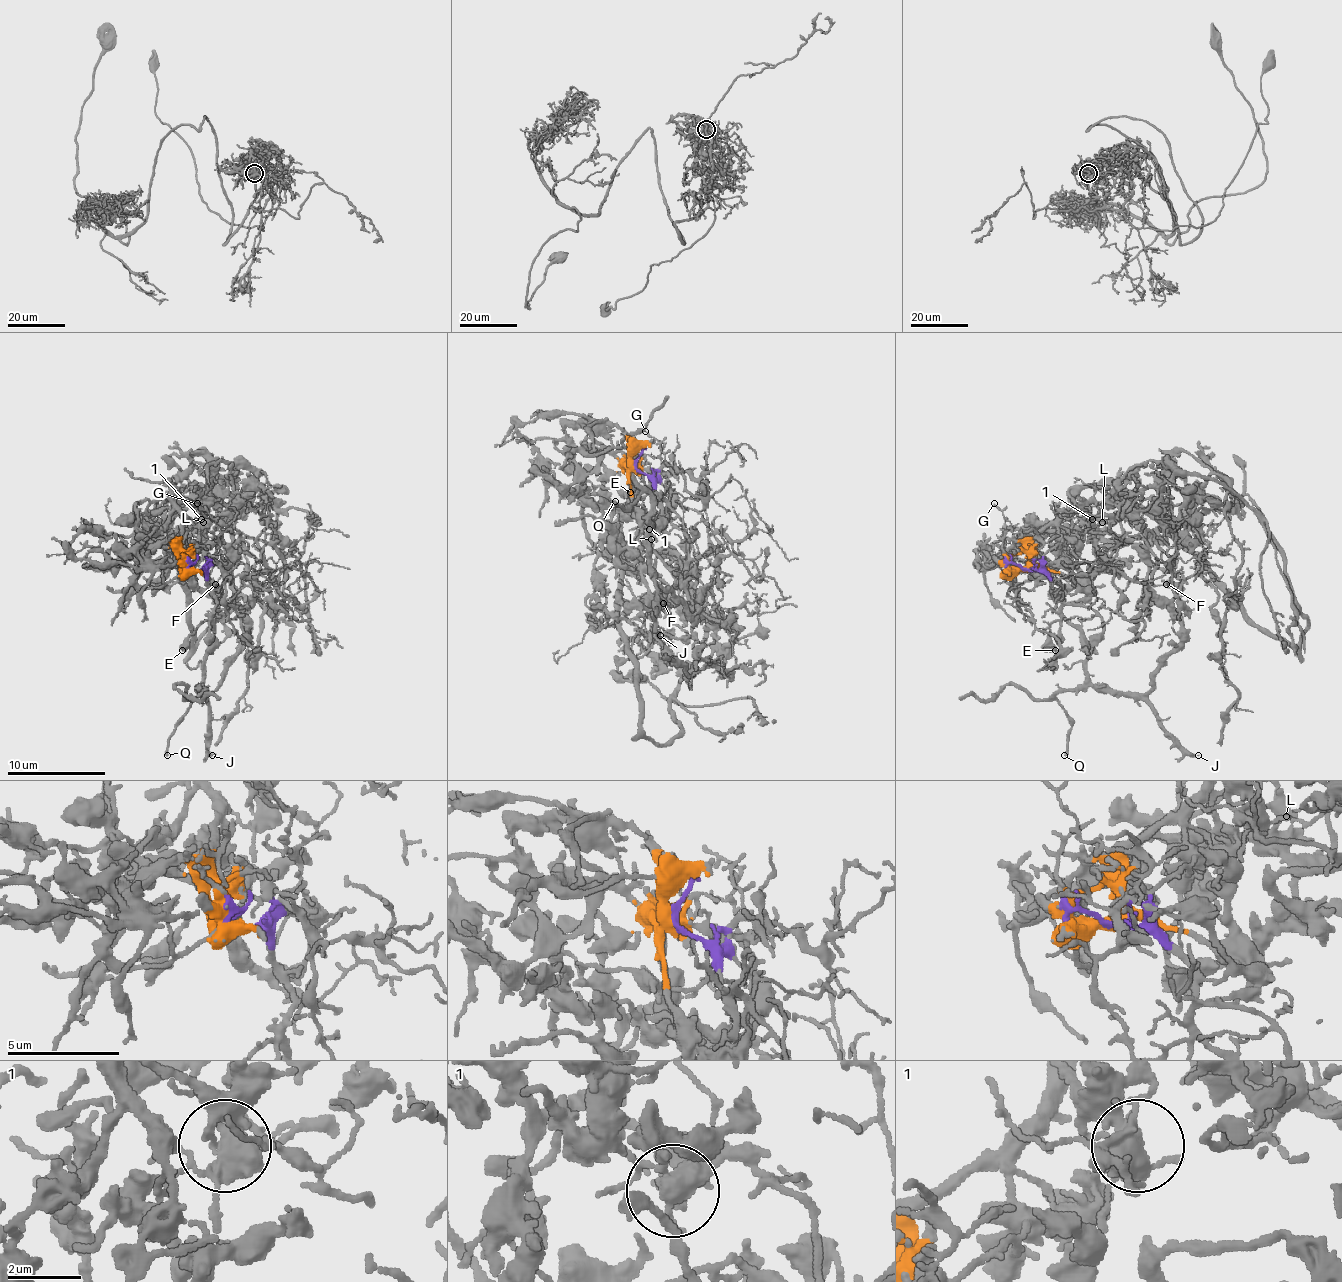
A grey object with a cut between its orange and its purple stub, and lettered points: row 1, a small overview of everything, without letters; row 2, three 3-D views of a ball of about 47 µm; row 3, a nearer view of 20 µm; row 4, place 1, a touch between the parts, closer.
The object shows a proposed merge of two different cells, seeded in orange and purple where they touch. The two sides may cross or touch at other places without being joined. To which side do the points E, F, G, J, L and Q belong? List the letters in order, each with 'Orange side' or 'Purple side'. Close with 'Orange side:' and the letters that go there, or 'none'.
E: Purple side
F: Purple side
G: Purple side
J: Purple side
L: Orange side
Q: Purple side
Orange side: L

